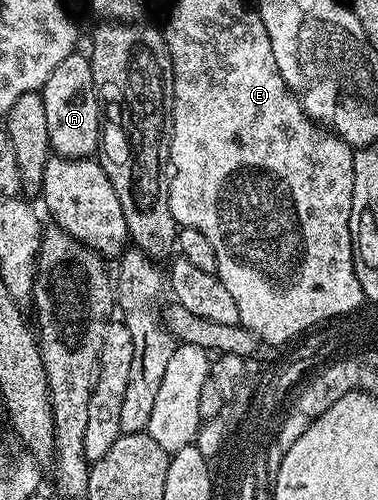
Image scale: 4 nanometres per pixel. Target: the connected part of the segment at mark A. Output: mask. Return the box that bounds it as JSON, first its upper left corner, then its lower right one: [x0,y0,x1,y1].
[40,51,103,161]

